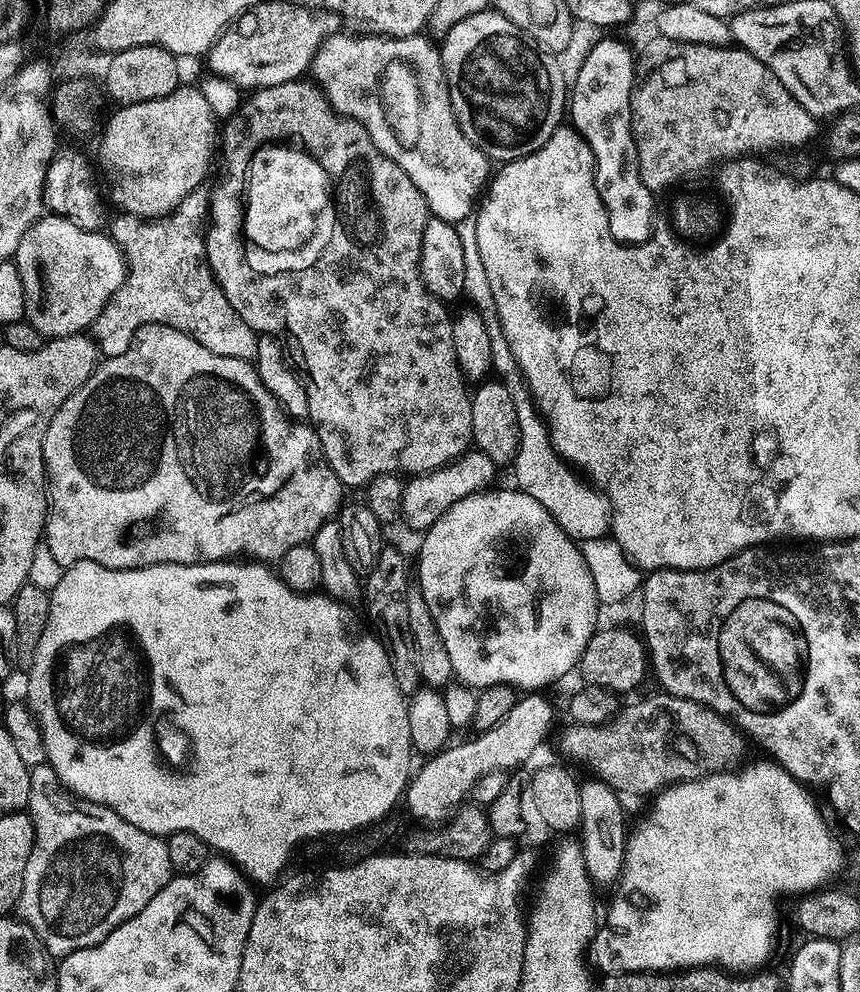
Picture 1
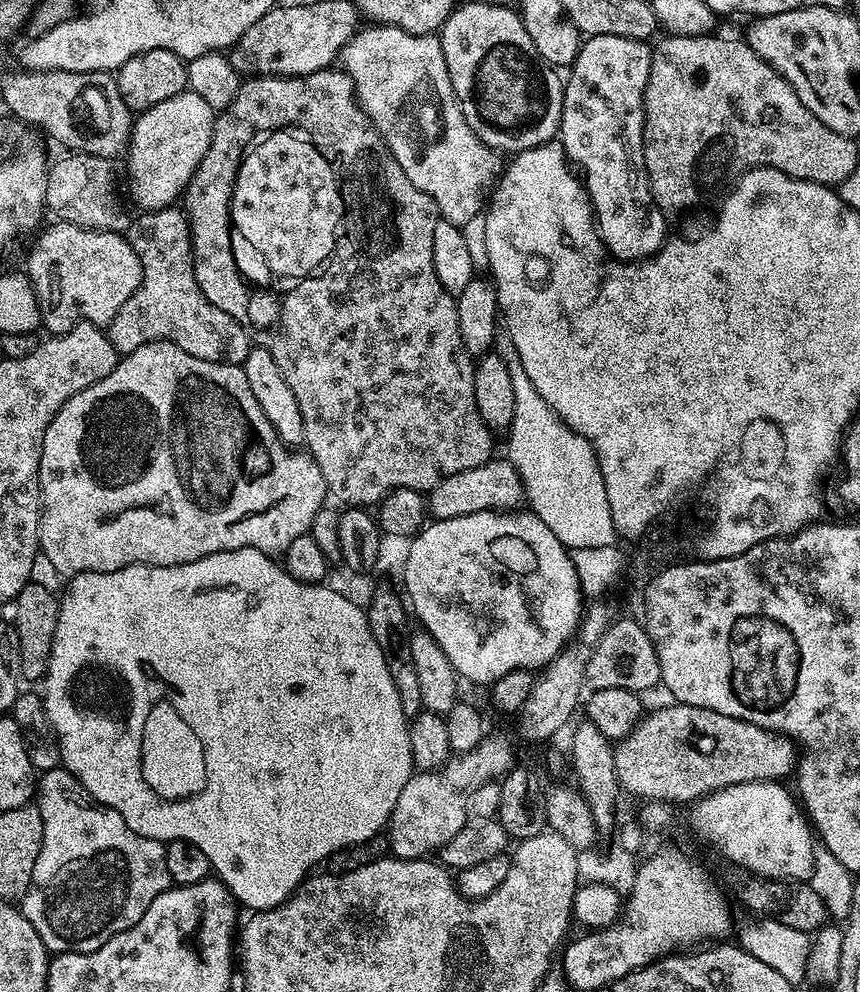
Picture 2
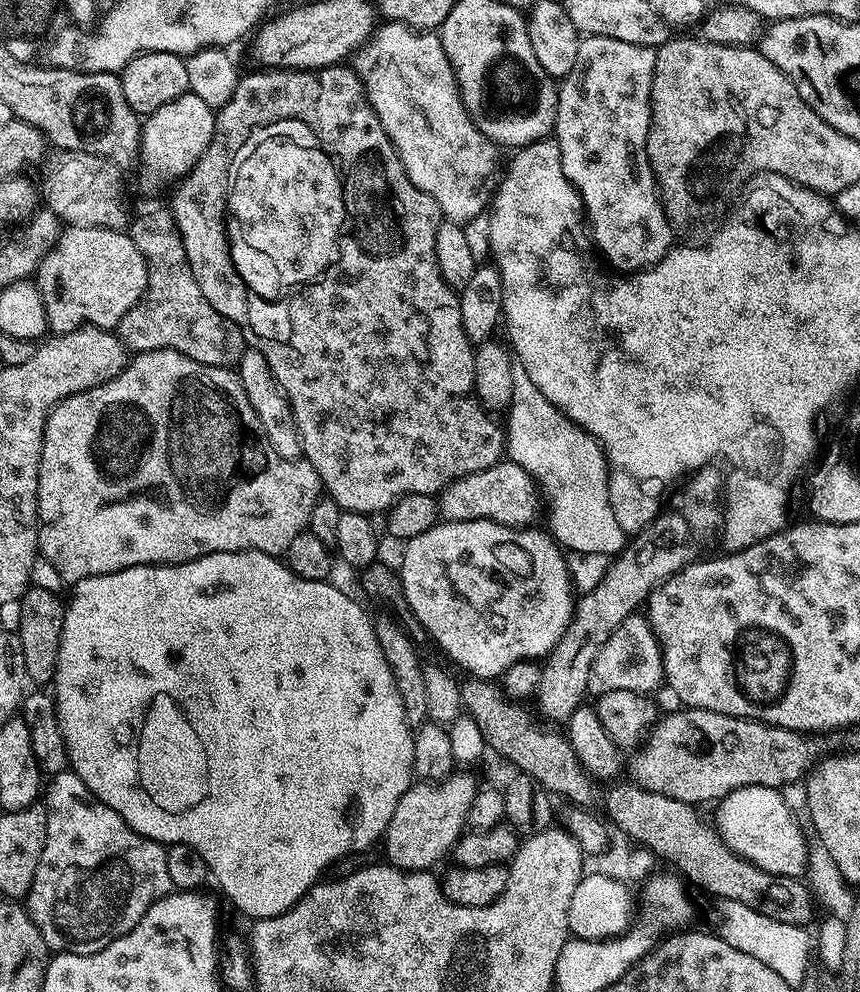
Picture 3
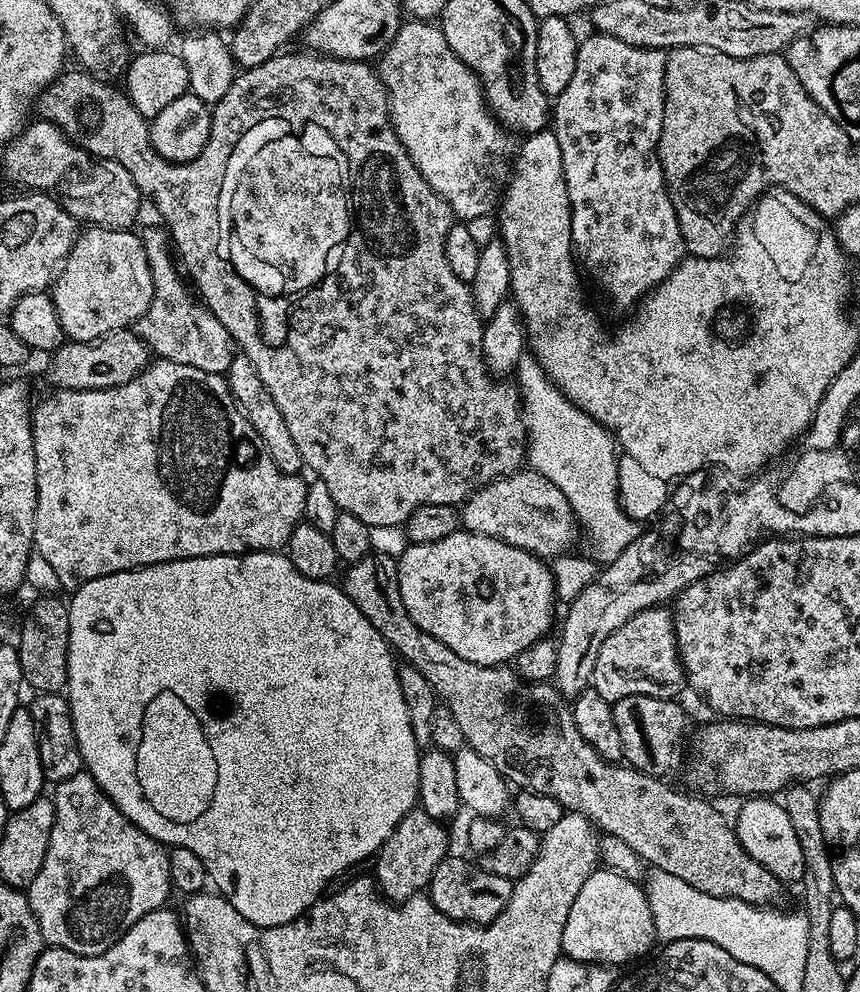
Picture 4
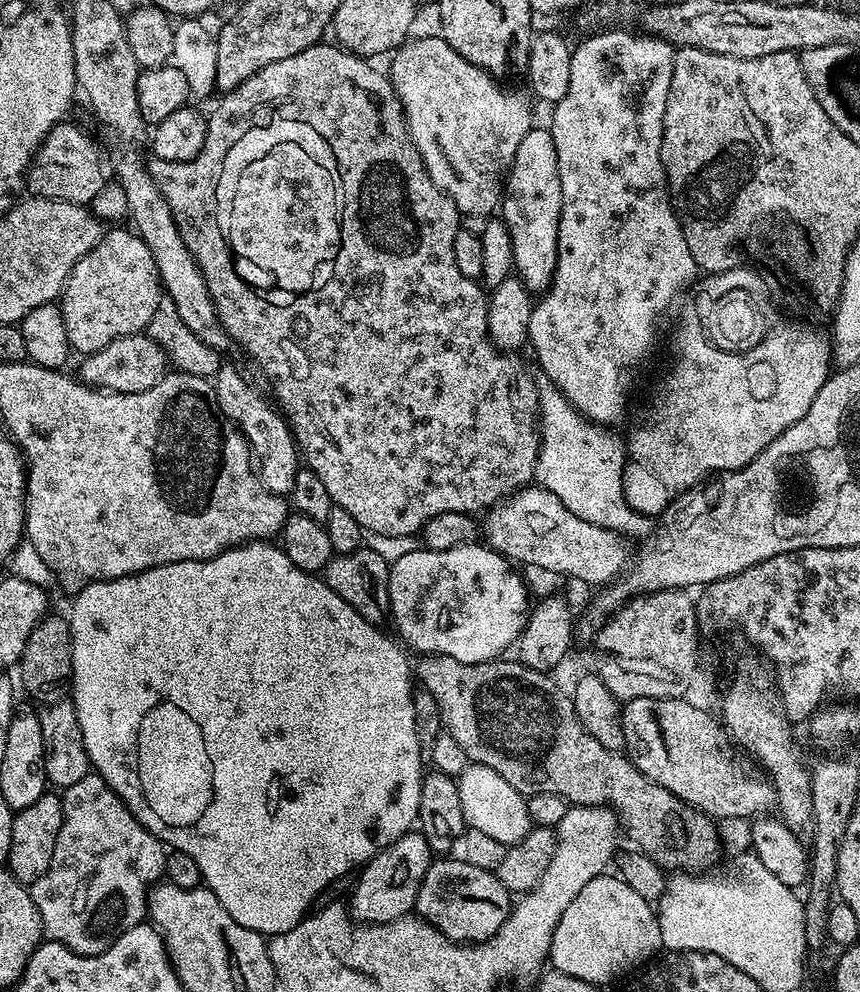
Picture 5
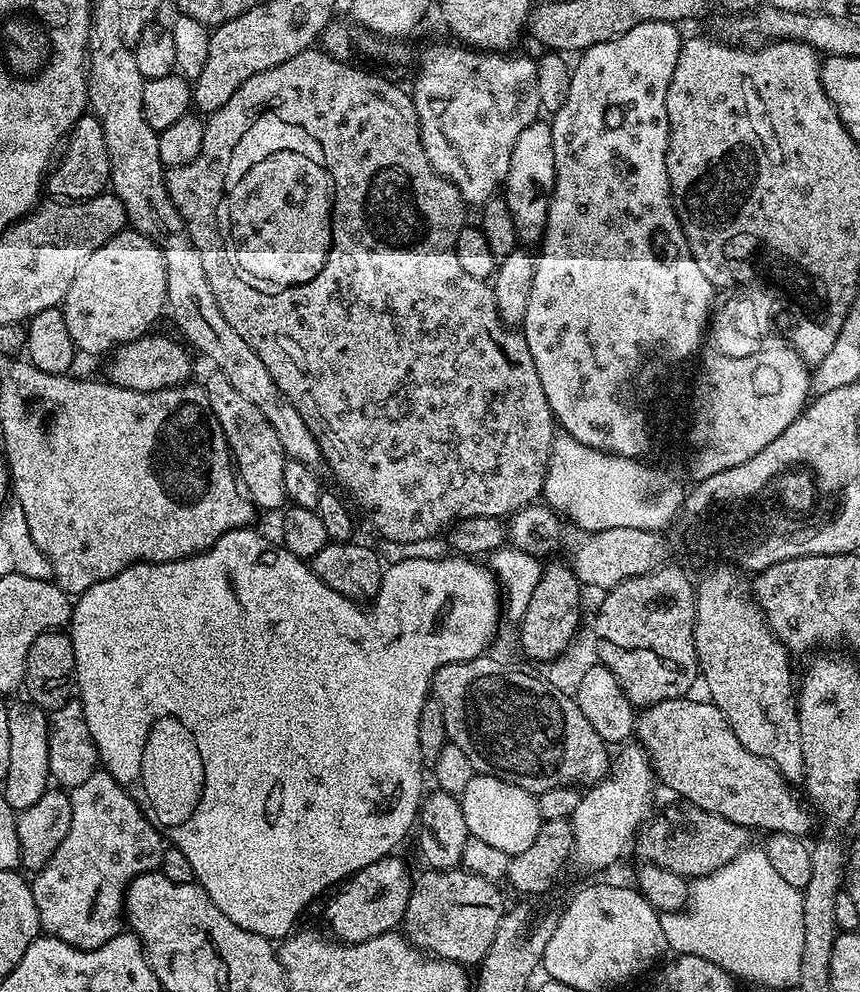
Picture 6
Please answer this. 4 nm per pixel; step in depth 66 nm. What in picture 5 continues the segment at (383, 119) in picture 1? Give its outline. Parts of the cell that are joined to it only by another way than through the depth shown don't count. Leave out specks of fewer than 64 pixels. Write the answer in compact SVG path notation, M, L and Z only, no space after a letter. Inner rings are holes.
M439 34L409 38L391 53L390 79L400 99L408 133L434 182L465 217L488 218L501 207L508 172L522 138L534 127L532 104L527 91L503 88L501 81L486 70L466 62Z

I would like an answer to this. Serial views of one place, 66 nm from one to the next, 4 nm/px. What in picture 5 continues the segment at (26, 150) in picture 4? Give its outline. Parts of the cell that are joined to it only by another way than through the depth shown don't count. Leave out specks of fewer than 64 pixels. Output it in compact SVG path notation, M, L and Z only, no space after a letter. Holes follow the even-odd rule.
M68 123L55 124L44 135L43 144L36 149L32 162L28 165L26 188L34 196L88 206L105 188L106 160L102 148L100 152L90 133L83 132L76 124Z

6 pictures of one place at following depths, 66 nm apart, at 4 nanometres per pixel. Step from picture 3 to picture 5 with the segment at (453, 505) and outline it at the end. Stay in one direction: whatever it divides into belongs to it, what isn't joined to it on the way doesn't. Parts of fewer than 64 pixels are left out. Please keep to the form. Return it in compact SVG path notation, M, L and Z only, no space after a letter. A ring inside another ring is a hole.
M525 486L517 488L511 493L510 498L505 498L487 509L488 516L482 520L482 536L488 547L500 552L509 560L520 566L544 567L548 571L557 574L573 576L584 584L596 584L595 586L607 586L628 567L629 541L620 533L598 526L594 522L586 522L578 518L553 494L539 486Z

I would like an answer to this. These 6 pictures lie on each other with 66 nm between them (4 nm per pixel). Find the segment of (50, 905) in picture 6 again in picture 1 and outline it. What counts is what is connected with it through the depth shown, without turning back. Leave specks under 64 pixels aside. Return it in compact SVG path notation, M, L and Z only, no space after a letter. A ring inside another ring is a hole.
M47 762L32 769L30 798L26 811L34 822L34 846L30 850L30 859L26 861L26 874L22 874L22 894L20 895L18 912L24 923L36 931L38 938L53 957L63 958L69 956L74 950L94 948L97 944L101 944L115 928L122 926L130 918L138 915L142 906L146 906L146 902L150 902L150 898L154 898L154 894L158 894L158 890L165 888L174 875L170 866L170 854L166 851L165 837L155 836L146 830L138 830L138 826L130 826L130 822L126 822L126 818L118 815L113 808L108 808L104 804L95 804L84 799L83 796L76 795L75 792L68 791L64 783L58 778L58 774Z

